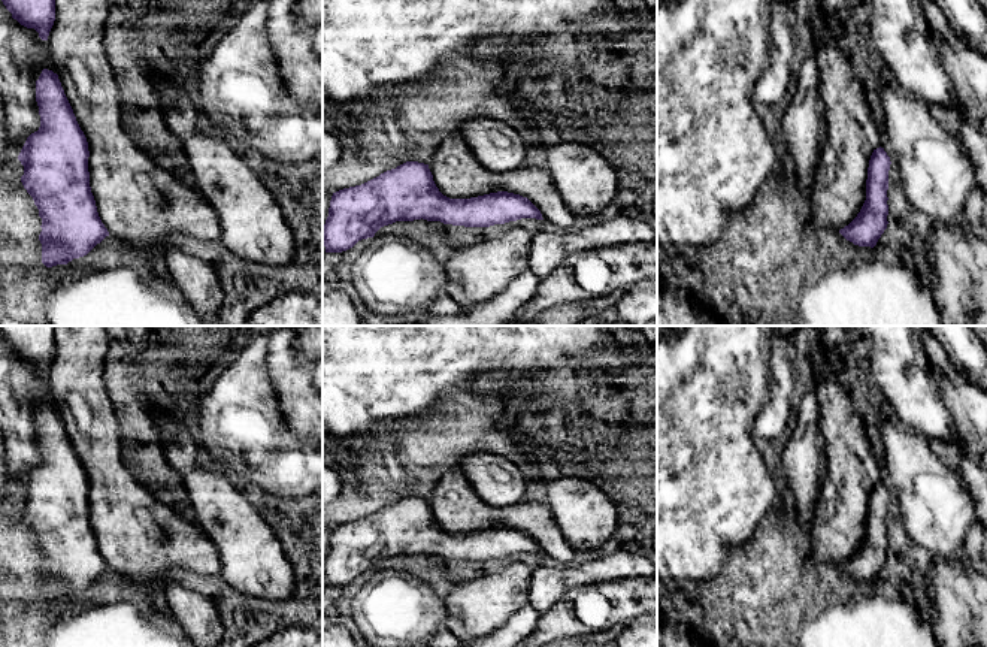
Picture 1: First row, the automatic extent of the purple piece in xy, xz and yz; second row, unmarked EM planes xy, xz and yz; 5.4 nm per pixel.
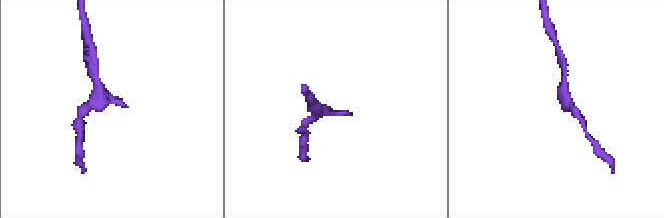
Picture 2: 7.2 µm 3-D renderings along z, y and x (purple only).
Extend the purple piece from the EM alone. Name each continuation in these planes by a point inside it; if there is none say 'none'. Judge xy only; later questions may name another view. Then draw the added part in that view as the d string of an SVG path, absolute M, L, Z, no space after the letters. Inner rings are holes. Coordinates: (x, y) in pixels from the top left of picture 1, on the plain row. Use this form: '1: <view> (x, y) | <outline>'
none

